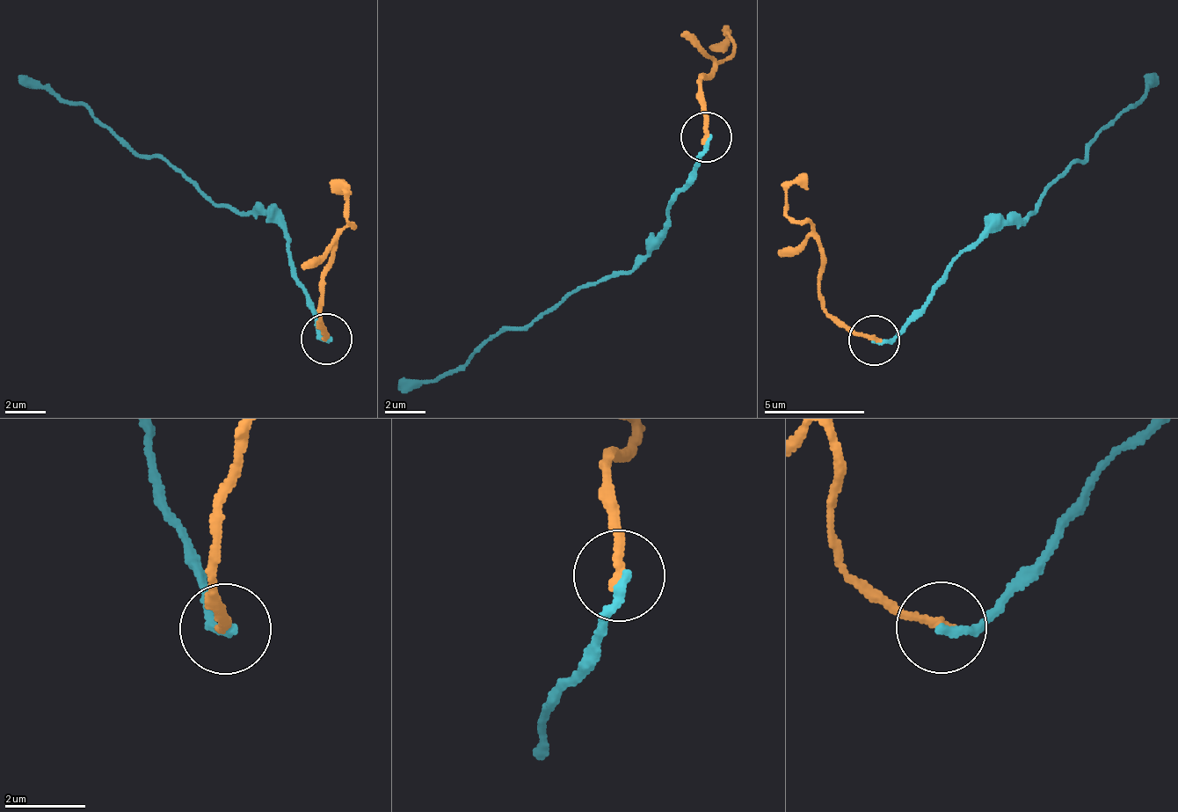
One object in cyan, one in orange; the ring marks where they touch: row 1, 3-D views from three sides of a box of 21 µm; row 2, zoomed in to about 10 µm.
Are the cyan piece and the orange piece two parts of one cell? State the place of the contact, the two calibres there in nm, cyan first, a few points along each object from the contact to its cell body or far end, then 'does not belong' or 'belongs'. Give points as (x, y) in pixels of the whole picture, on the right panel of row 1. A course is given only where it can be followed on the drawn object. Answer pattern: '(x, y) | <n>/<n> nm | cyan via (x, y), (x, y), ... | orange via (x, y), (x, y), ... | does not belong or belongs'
(874, 340) | 200/220 nm | cyan via (873, 339), (893, 338), (969, 249), (1004, 227), (1024, 224), (1069, 164), (1084, 162), (1084, 149), (1154, 71) | orange via (873, 339), (853, 333), (822, 303), (822, 244), (807, 222), (792, 217), (787, 186), (807, 174) | does not belong

